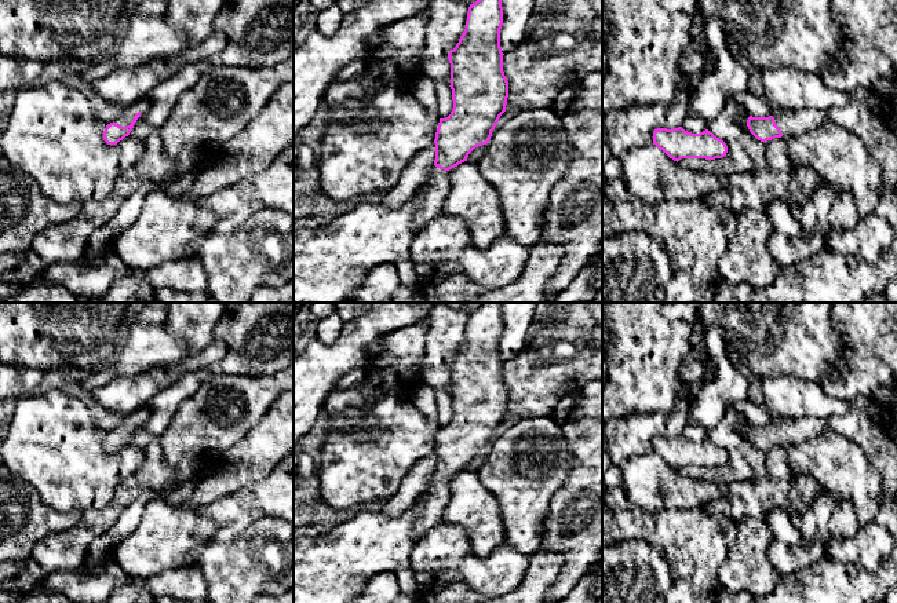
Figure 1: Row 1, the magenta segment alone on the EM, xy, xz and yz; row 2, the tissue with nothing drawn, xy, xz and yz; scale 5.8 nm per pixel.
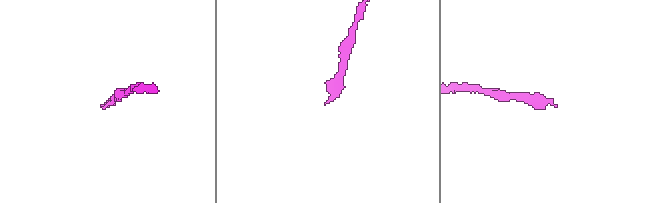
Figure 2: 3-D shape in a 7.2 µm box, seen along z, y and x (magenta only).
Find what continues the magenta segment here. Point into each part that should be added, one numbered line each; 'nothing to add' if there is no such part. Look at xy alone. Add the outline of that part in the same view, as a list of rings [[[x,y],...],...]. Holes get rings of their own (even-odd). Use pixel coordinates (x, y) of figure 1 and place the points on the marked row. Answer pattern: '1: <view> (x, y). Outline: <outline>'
1: xy (126, 119). Outline: [[[138,102],[131,109],[125,109],[123,112],[123,114],[114,123],[121,125],[121,127],[127,127],[132,123],[134,116],[136,113],[143,112],[143,109],[145,109],[145,102]]]

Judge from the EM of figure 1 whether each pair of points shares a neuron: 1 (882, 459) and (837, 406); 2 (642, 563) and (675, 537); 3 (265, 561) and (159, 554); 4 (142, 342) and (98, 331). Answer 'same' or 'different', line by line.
1: different
2: different
3: different
4: different

